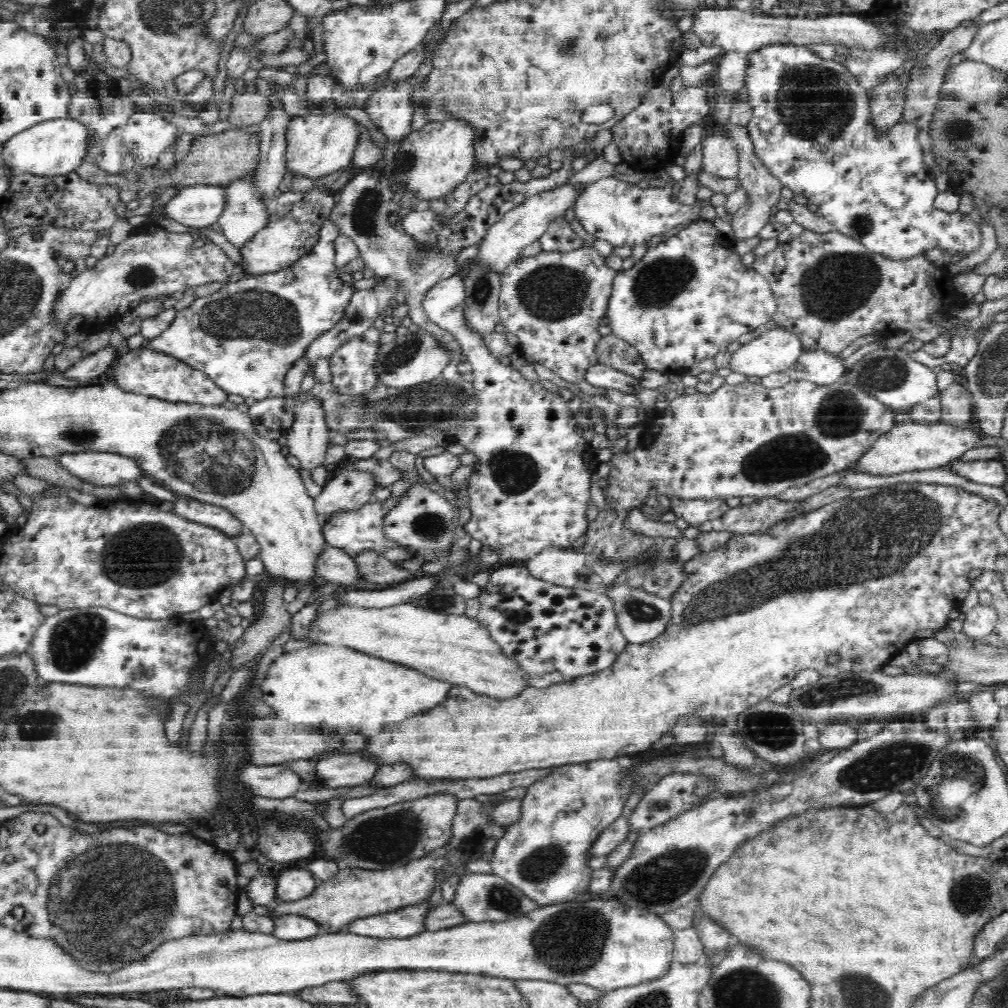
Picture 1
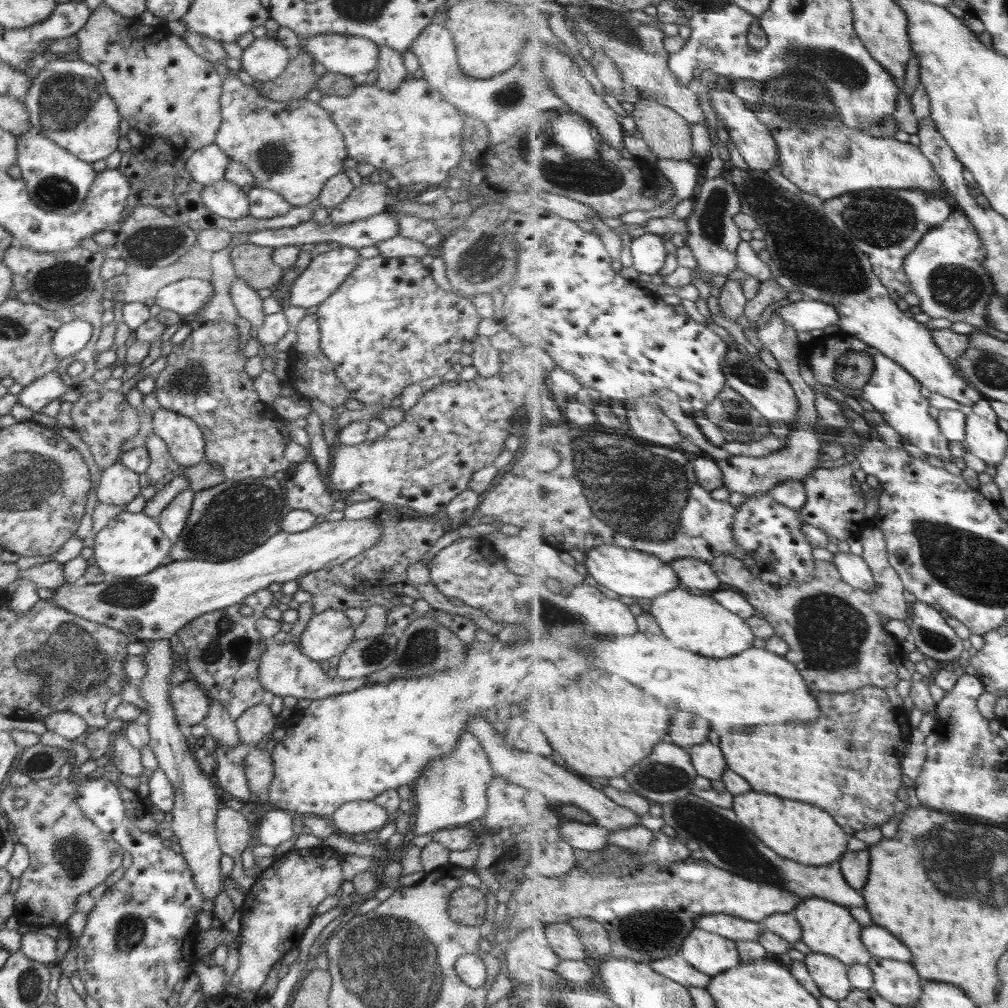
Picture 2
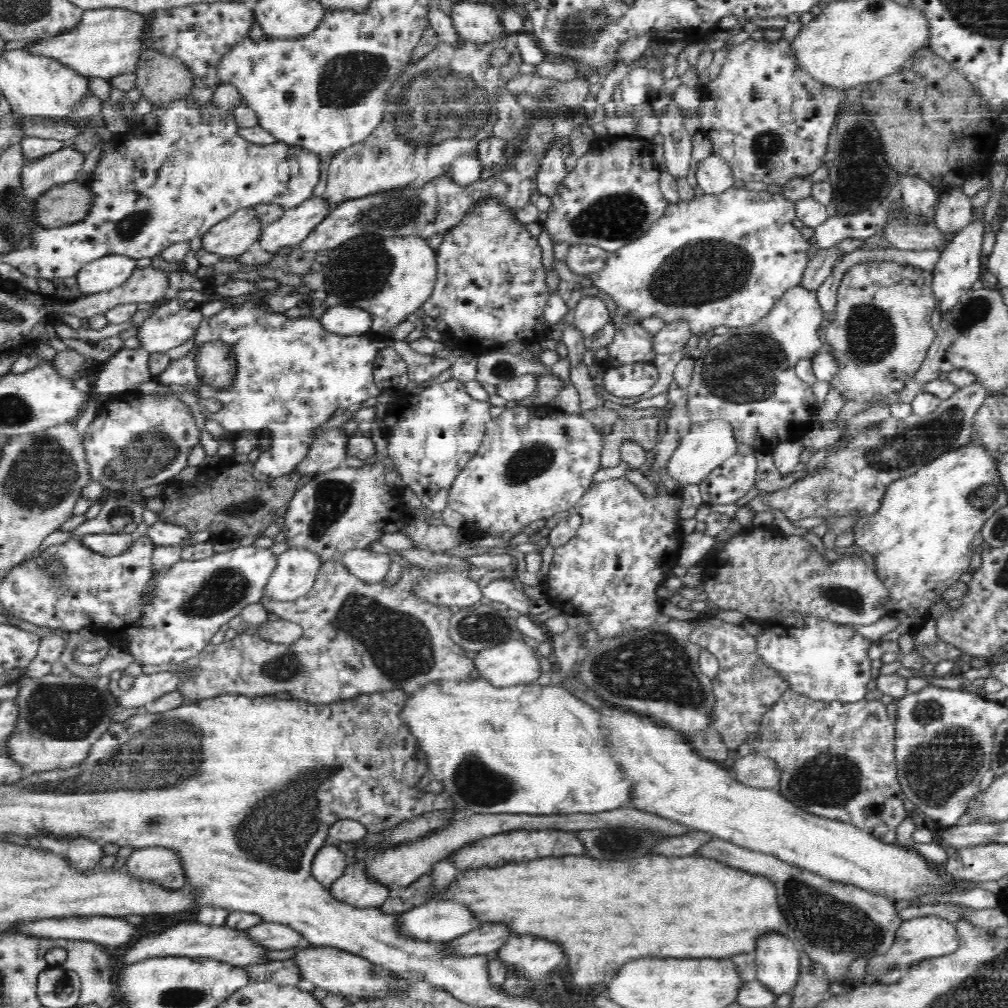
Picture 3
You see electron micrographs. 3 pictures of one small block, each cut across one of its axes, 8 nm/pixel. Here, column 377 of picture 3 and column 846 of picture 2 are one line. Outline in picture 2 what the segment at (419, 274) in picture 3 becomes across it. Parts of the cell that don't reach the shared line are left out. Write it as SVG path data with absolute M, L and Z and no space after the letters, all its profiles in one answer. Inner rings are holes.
M735 168L731 172L731 176L732 184L736 186L736 191L743 201L743 213L756 219L761 230L765 232L765 241L768 243L770 254L782 271L782 275L792 279L805 297L836 307L842 315L842 330L864 339L864 342L880 349L890 358L895 358L896 362L907 367L932 393L952 398L964 405L966 410L986 398L985 394L972 385L966 375L960 371L955 361L940 349L933 330L928 328L927 324L917 322L914 317L906 316L906 312L898 308L897 300L892 298L891 292L874 271L870 255L866 254L856 244L856 241L829 219L824 211L818 212L814 206L806 204L798 194L778 188L778 184L774 182L774 178L768 172L752 168L750 170Z

